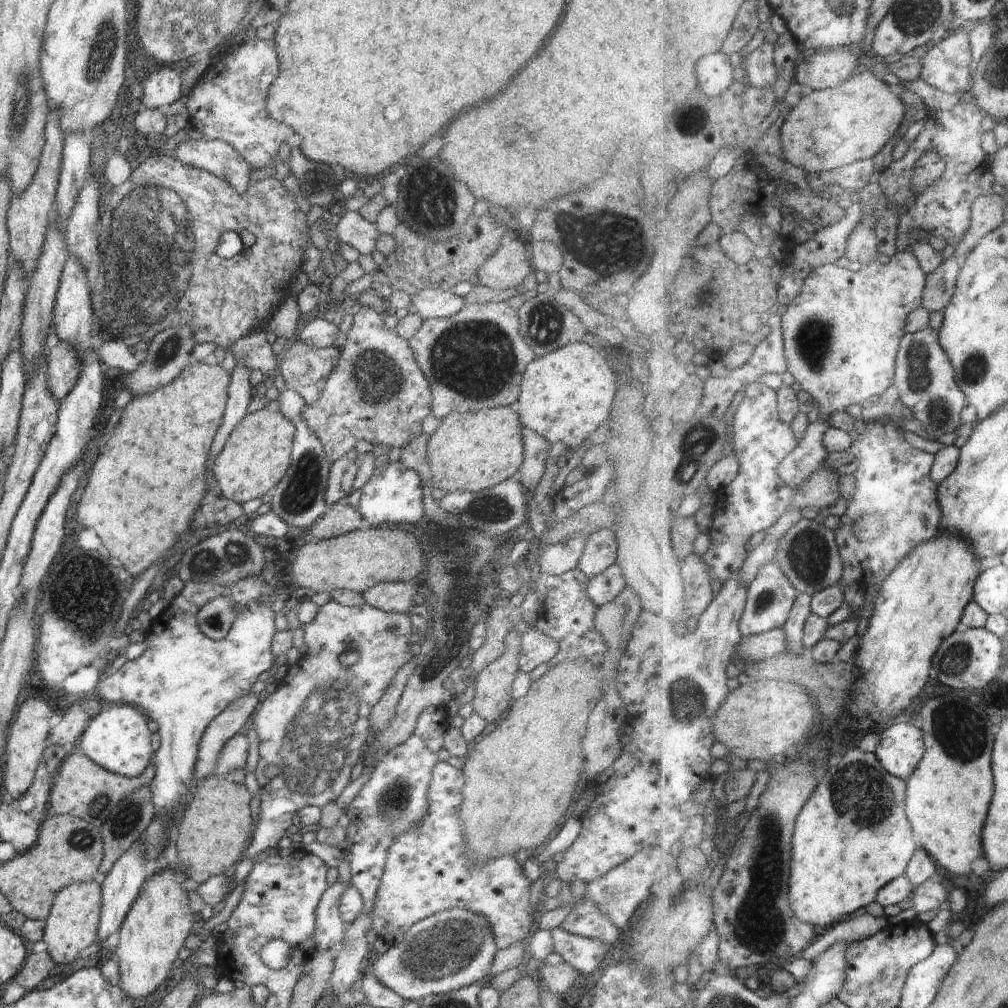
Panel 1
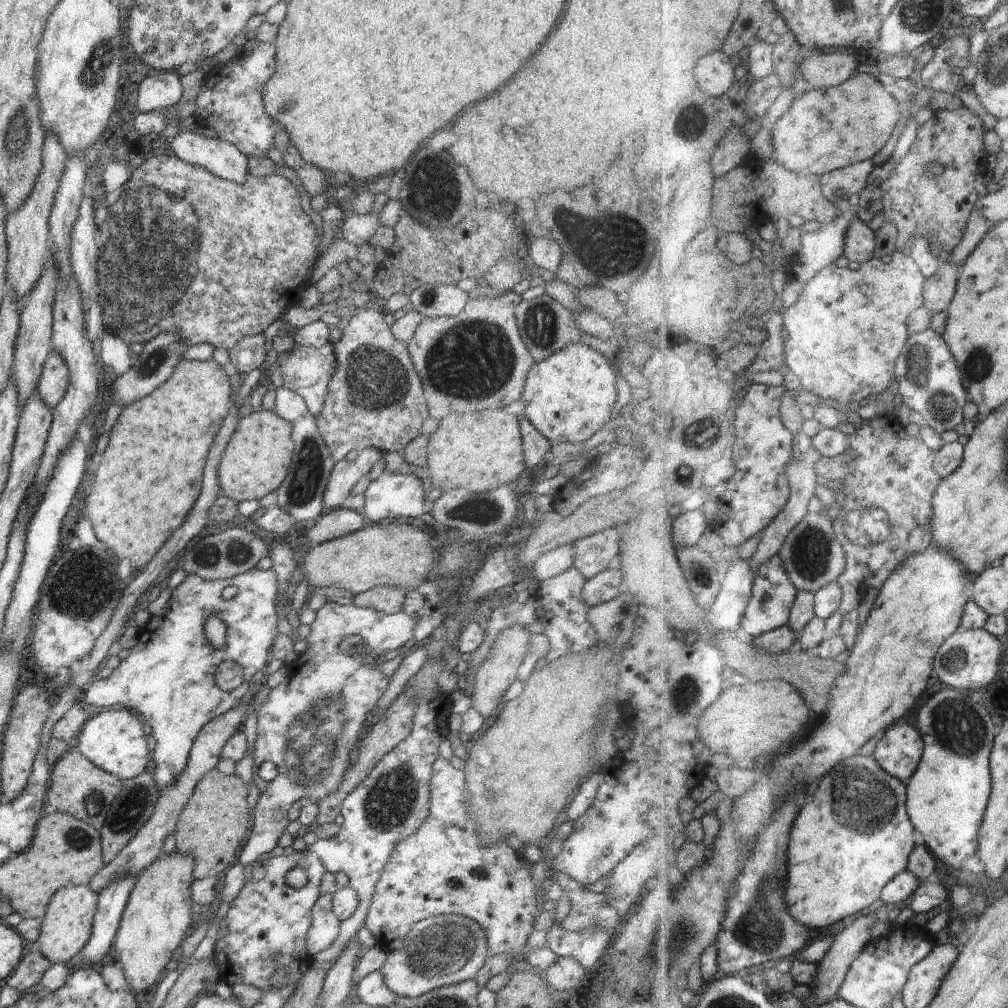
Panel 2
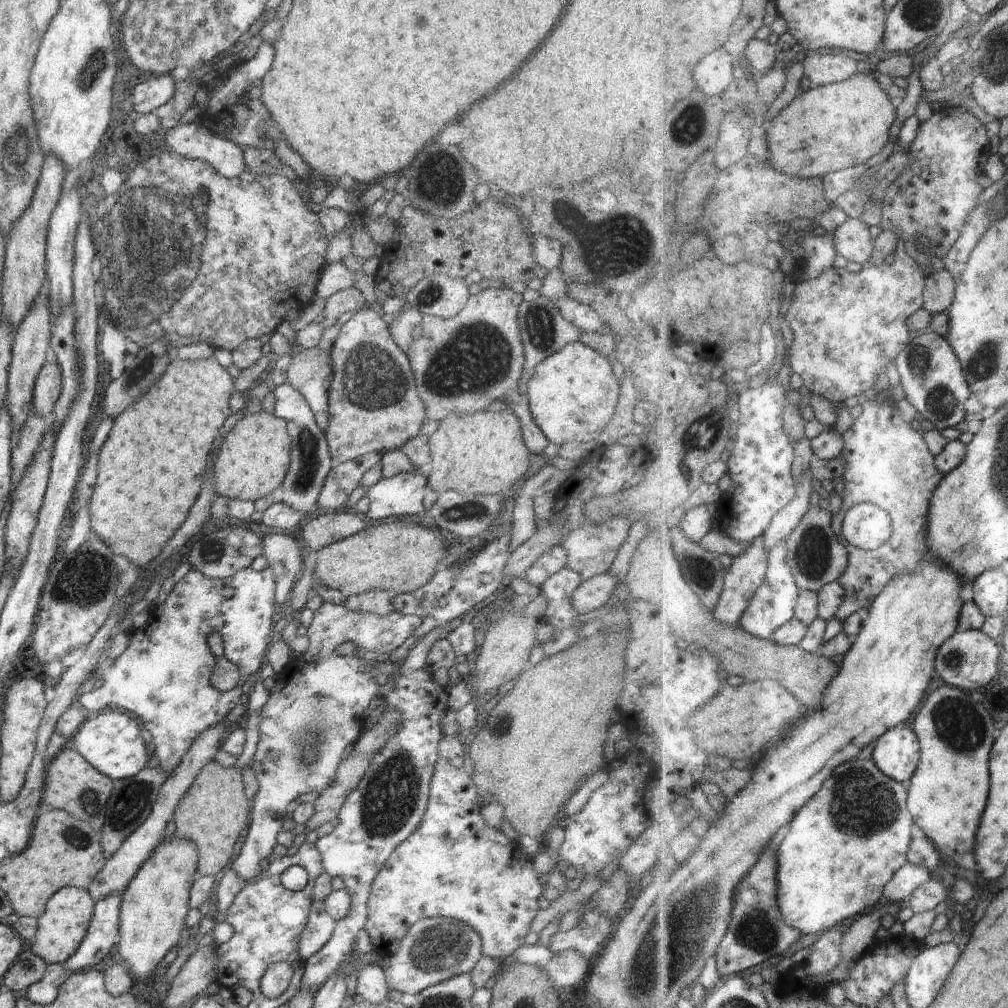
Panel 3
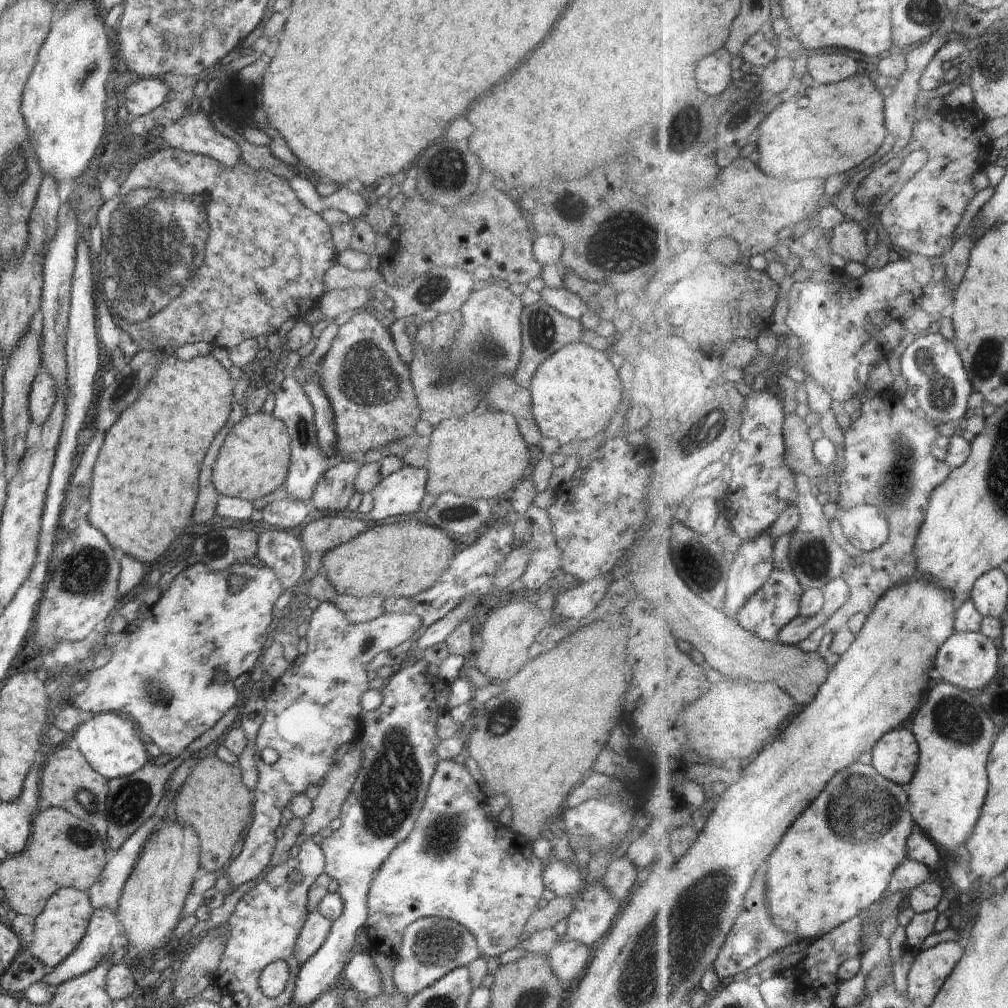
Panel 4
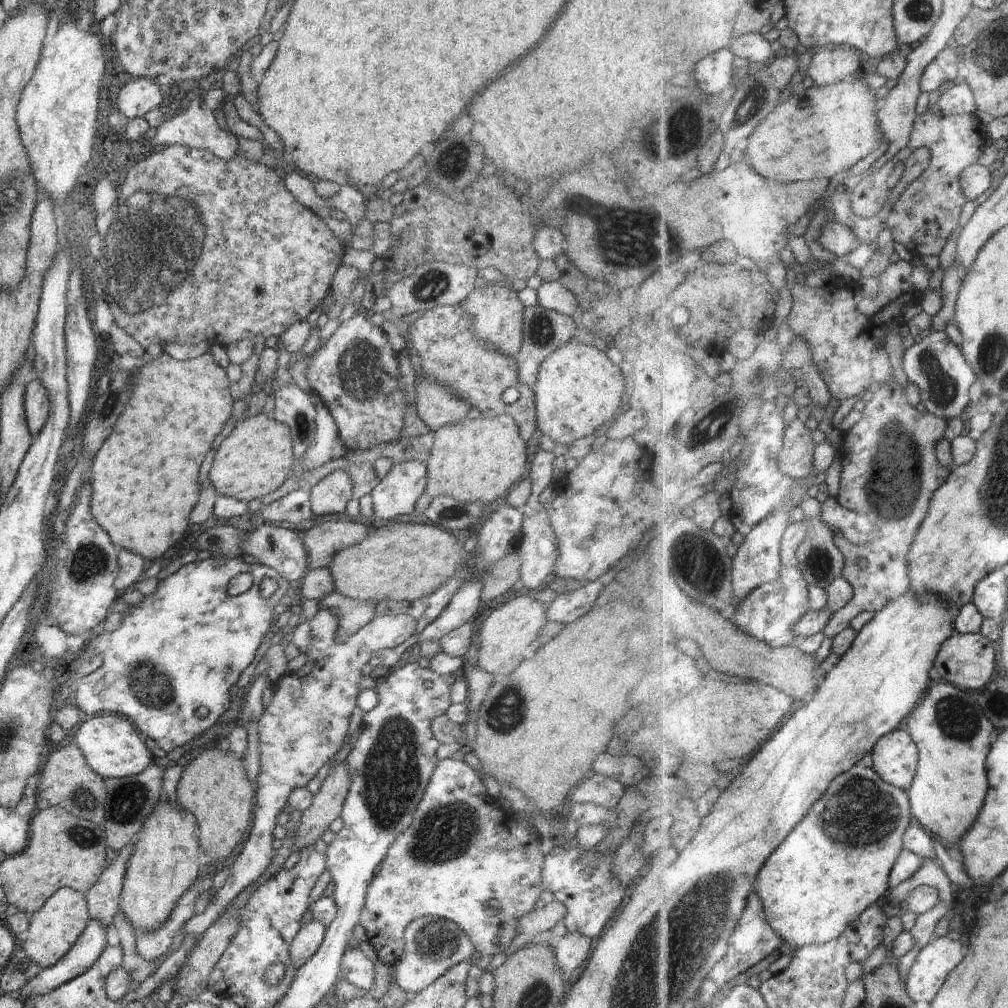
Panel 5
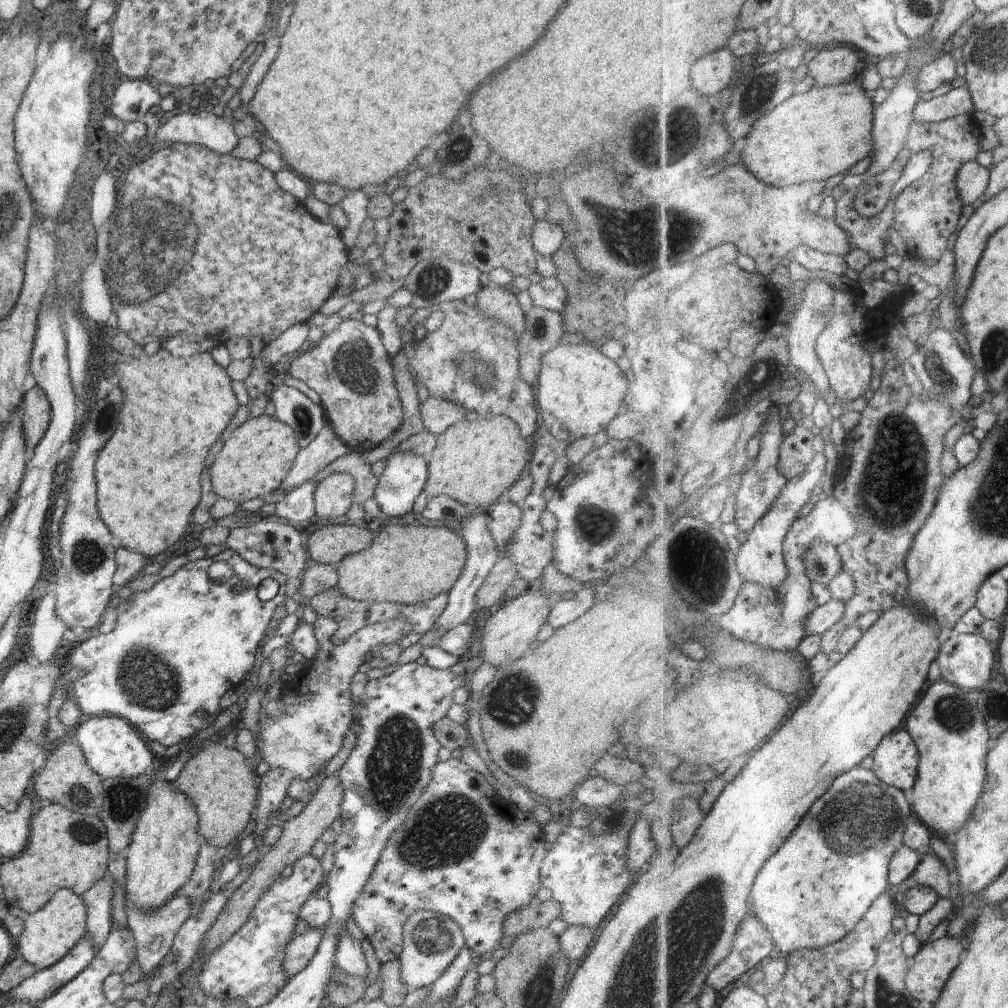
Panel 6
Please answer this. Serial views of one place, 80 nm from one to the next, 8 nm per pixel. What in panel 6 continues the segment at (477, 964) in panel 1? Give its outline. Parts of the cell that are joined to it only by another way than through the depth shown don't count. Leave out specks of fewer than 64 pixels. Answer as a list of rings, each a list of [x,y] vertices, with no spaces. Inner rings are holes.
[[[434,911],[412,913],[403,926],[403,943],[398,956],[401,979],[410,990],[431,986],[444,974],[462,947],[466,947],[463,930],[452,918]]]

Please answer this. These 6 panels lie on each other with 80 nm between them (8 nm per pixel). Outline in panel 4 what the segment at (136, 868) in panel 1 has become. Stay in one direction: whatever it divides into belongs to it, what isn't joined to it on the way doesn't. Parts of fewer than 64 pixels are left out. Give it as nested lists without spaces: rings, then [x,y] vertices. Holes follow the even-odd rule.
[[[108,909],[94,910],[79,945],[52,972],[46,973],[41,981],[57,987],[96,968],[110,952],[112,938],[121,933],[116,913]]]

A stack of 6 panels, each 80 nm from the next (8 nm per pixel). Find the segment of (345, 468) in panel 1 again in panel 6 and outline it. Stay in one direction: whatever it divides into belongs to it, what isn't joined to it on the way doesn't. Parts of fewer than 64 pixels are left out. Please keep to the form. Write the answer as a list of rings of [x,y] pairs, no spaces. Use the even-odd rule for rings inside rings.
[[[332,473],[322,479],[315,490],[315,514],[327,519],[344,516],[353,504],[354,483],[346,473]]]

